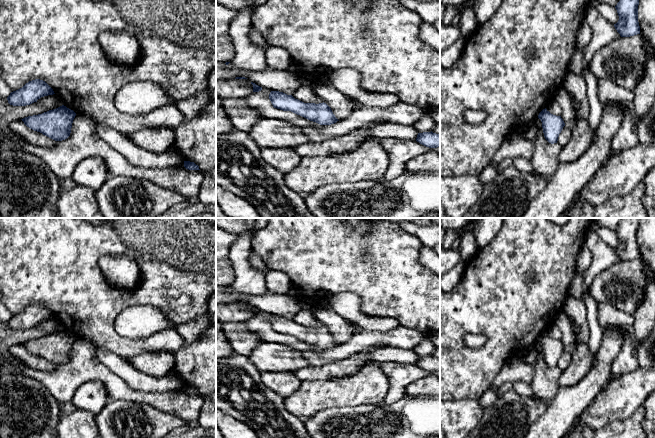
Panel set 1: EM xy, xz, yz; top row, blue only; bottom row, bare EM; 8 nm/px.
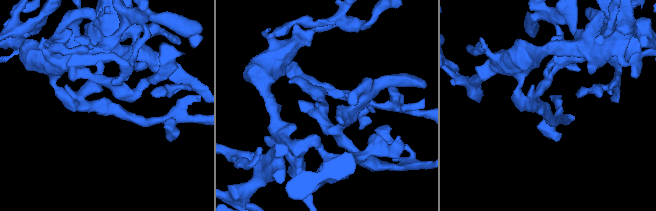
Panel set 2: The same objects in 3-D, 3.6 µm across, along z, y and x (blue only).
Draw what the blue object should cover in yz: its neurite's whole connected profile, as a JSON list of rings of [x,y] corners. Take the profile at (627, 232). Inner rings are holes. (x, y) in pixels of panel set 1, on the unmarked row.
[[[621,218],[620,225],[615,230],[619,244],[614,248],[621,261],[640,258],[638,229],[639,218]]]

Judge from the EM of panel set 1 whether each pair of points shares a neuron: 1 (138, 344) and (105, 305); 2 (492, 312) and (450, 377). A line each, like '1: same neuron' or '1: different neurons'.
1: same neuron
2: same neuron

